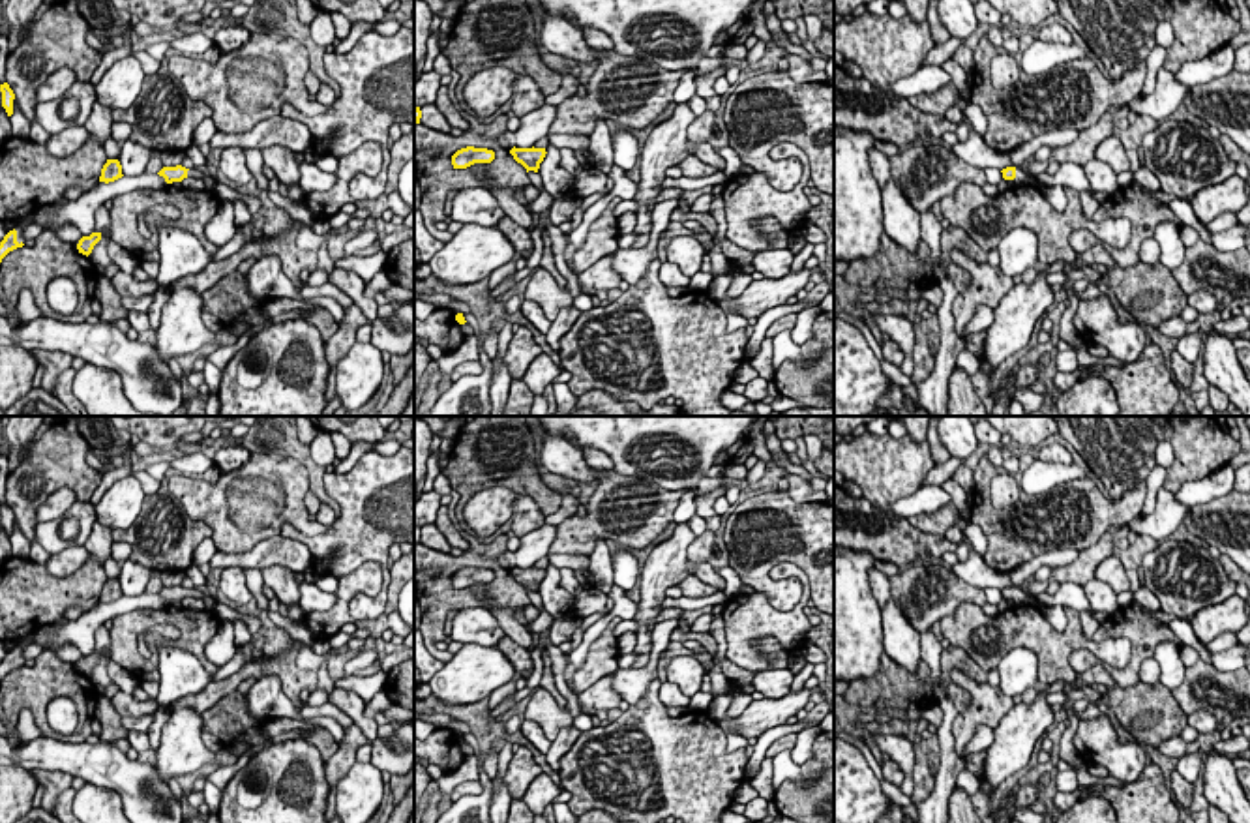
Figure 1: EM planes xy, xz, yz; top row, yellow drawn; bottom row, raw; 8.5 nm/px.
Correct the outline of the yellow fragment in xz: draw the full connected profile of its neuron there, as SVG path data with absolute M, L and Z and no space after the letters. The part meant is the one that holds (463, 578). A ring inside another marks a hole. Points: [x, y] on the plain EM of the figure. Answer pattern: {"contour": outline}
{"contour": "M467 566L452 576L452 585L454 589L467 589L474 583L491 583L493 579L495 579L493 570Z"}

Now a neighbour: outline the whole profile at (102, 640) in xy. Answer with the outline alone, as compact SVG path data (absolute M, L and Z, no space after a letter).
M101 624L96 630L94 652L99 652L101 660L94 666L94 669L88 677L96 686L107 688L114 682L109 679L109 673L107 673L107 662L111 660L111 632L105 628L105 624Z

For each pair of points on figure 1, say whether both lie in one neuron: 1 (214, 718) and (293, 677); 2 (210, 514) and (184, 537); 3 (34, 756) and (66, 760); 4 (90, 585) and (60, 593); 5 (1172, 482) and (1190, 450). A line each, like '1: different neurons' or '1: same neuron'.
1: different neurons
2: different neurons
3: same neuron
4: same neuron
5: same neuron

